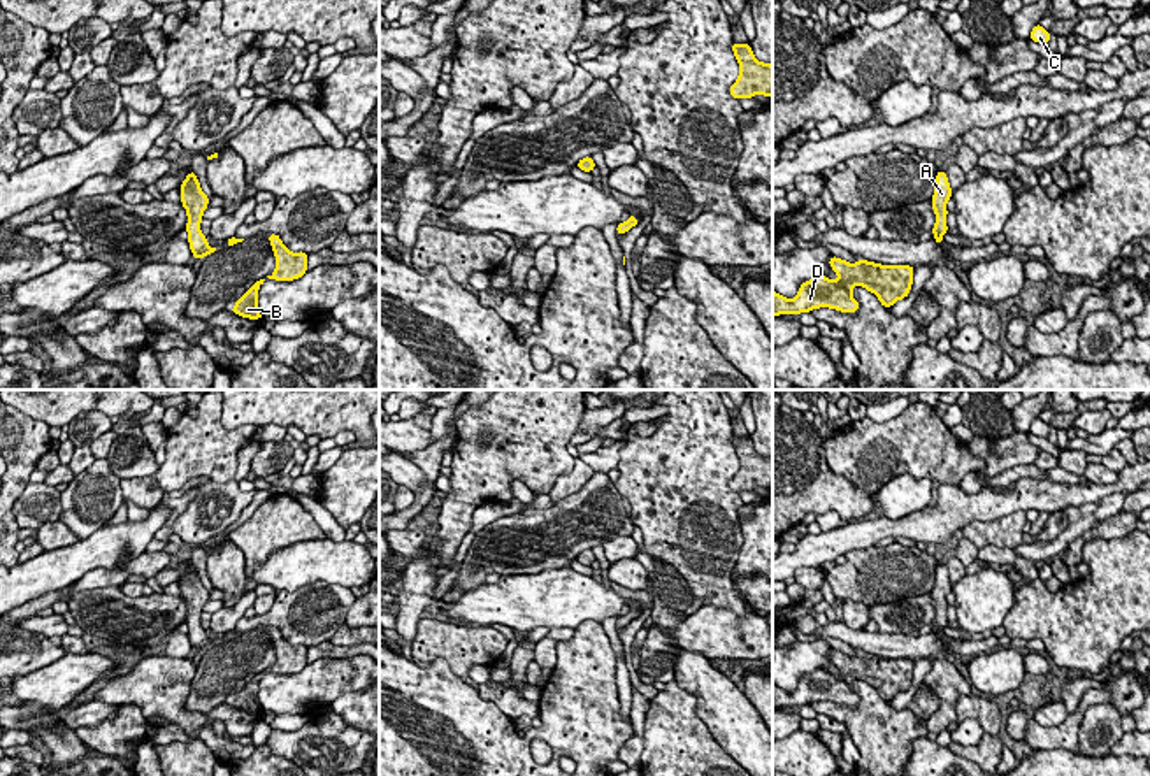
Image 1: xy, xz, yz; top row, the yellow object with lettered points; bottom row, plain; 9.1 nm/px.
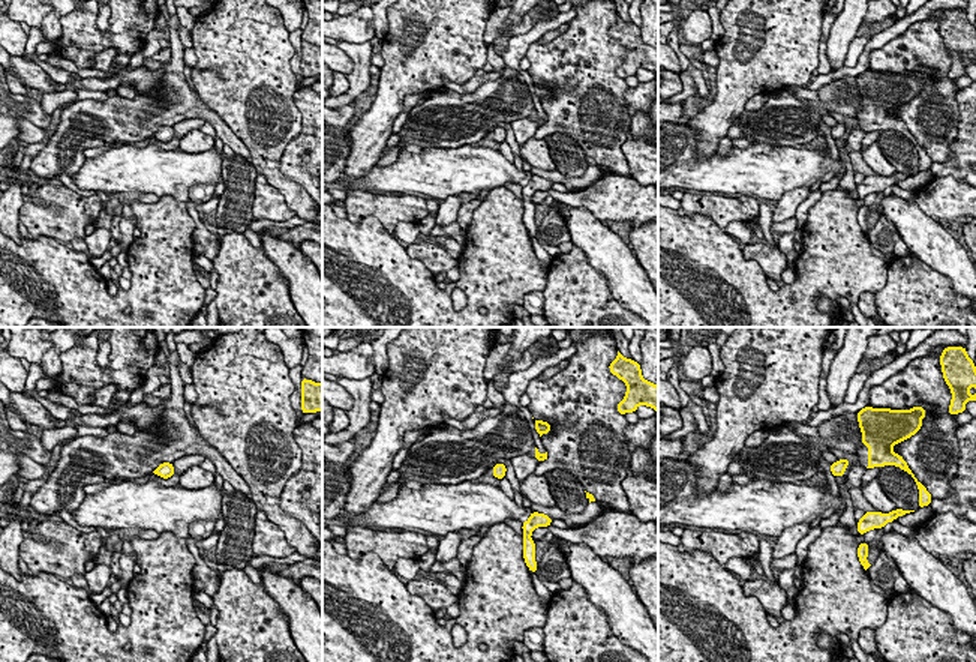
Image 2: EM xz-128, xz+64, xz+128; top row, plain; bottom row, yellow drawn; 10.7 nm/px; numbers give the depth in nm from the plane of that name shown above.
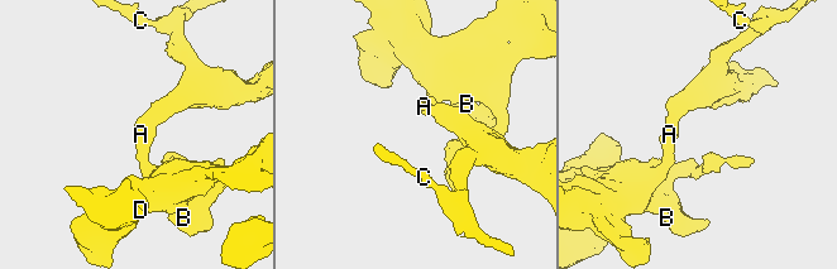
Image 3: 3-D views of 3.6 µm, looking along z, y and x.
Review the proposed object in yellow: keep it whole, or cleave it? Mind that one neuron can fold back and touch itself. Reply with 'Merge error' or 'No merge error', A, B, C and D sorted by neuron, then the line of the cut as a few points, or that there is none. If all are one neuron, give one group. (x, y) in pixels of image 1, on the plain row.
No merge error. Groups: A B C D. No split

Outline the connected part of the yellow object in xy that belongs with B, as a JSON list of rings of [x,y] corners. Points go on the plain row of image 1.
[[[265,672],[256,674],[230,702],[230,706],[249,711],[249,713],[263,713],[262,706],[258,704],[258,683]]]

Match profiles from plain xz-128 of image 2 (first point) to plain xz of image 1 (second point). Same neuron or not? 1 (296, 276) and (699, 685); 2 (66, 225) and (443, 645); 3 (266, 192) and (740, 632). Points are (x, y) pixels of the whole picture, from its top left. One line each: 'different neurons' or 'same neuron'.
1: same neuron
2: same neuron
3: same neuron

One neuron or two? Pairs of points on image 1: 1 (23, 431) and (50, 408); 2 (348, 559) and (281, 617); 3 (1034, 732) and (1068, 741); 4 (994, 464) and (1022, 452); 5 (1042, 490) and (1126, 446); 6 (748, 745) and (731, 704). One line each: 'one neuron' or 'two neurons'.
1: two neurons
2: two neurons
3: one neuron
4: one neuron
5: two neurons
6: one neuron

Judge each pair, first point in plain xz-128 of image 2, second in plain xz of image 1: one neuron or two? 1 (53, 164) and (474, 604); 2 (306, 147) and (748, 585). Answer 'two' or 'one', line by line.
1: two
2: two

